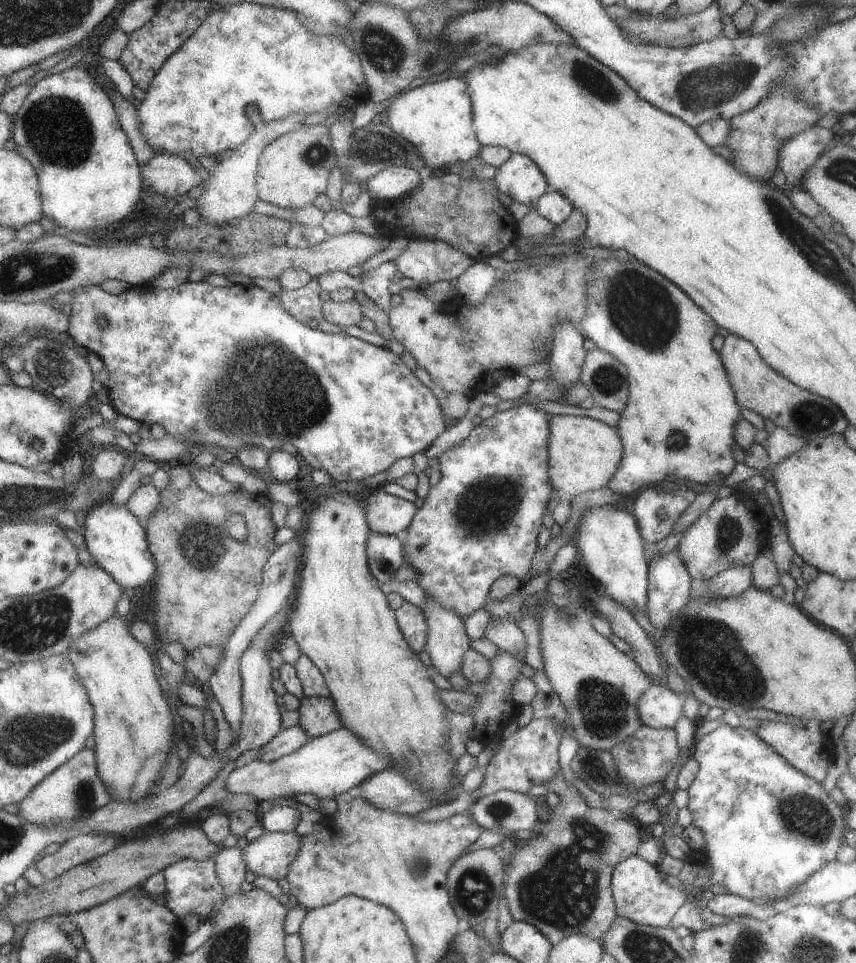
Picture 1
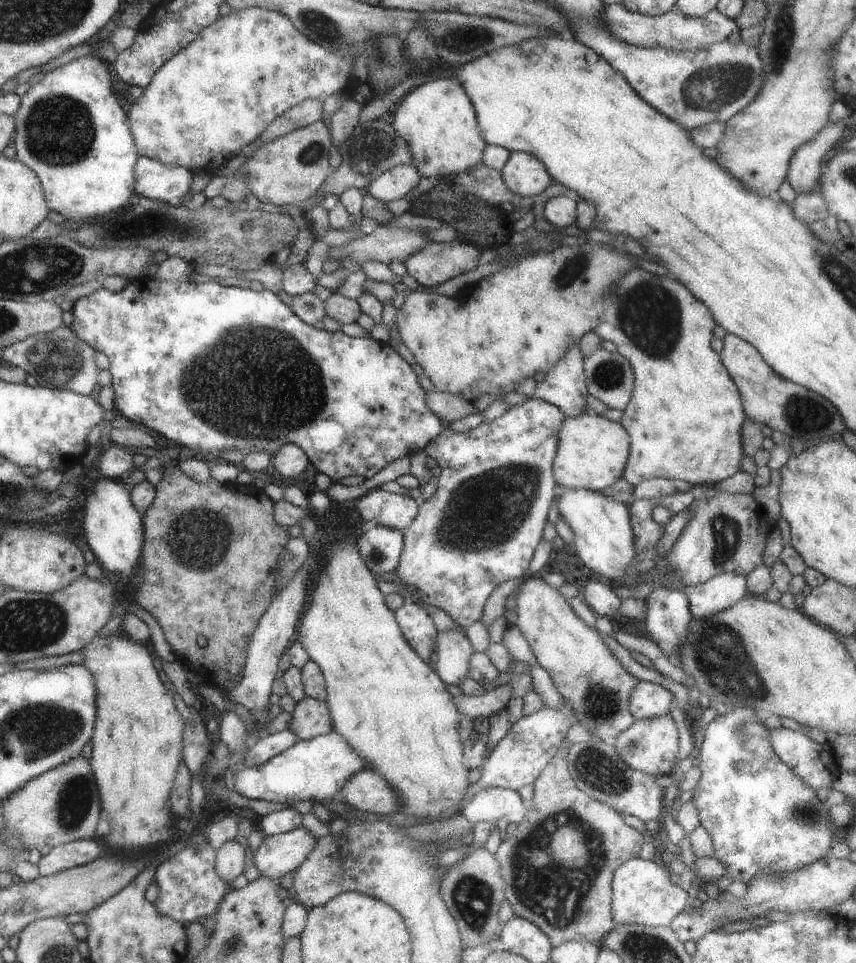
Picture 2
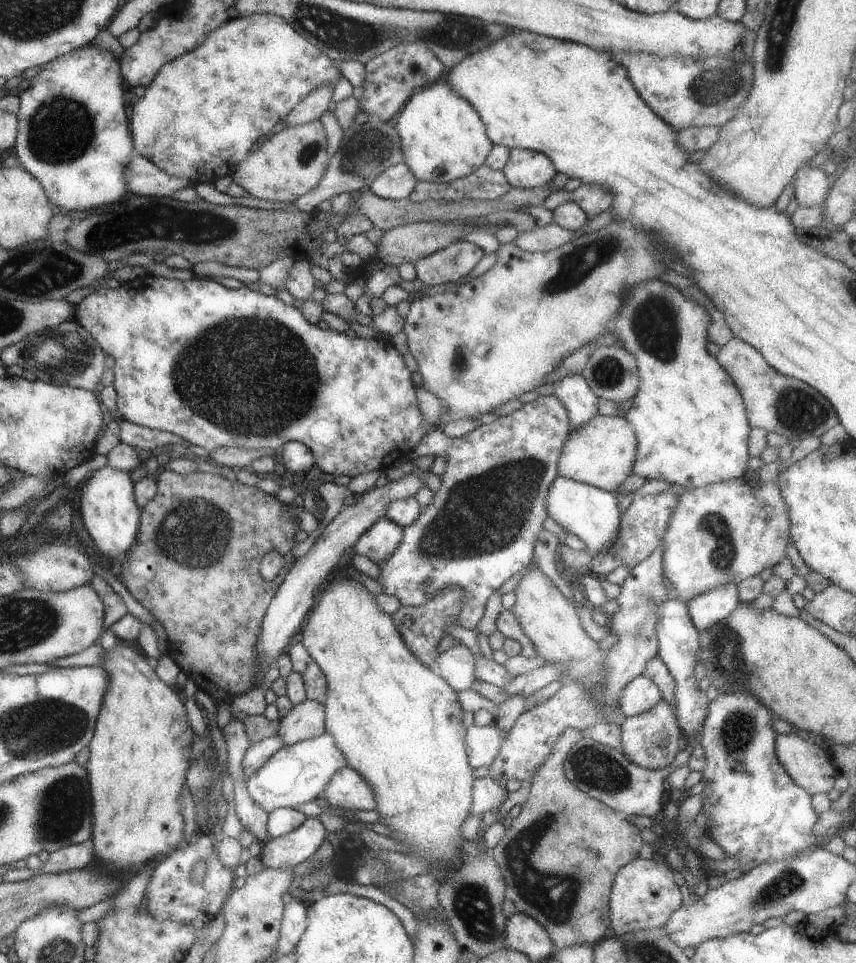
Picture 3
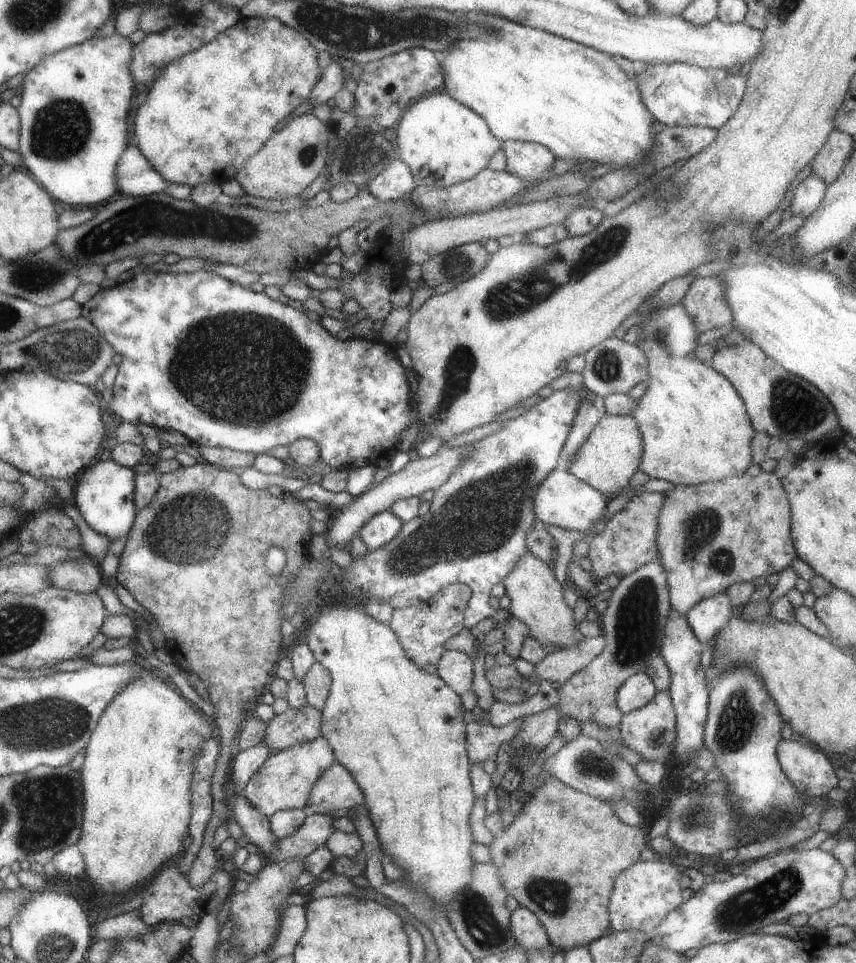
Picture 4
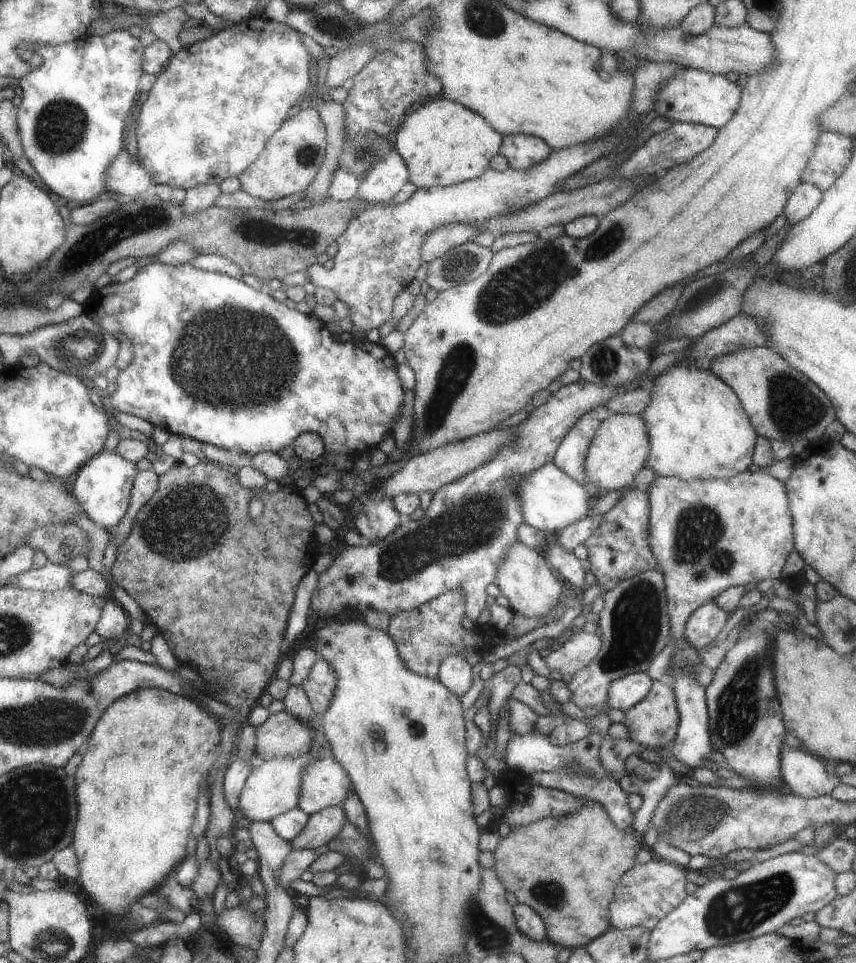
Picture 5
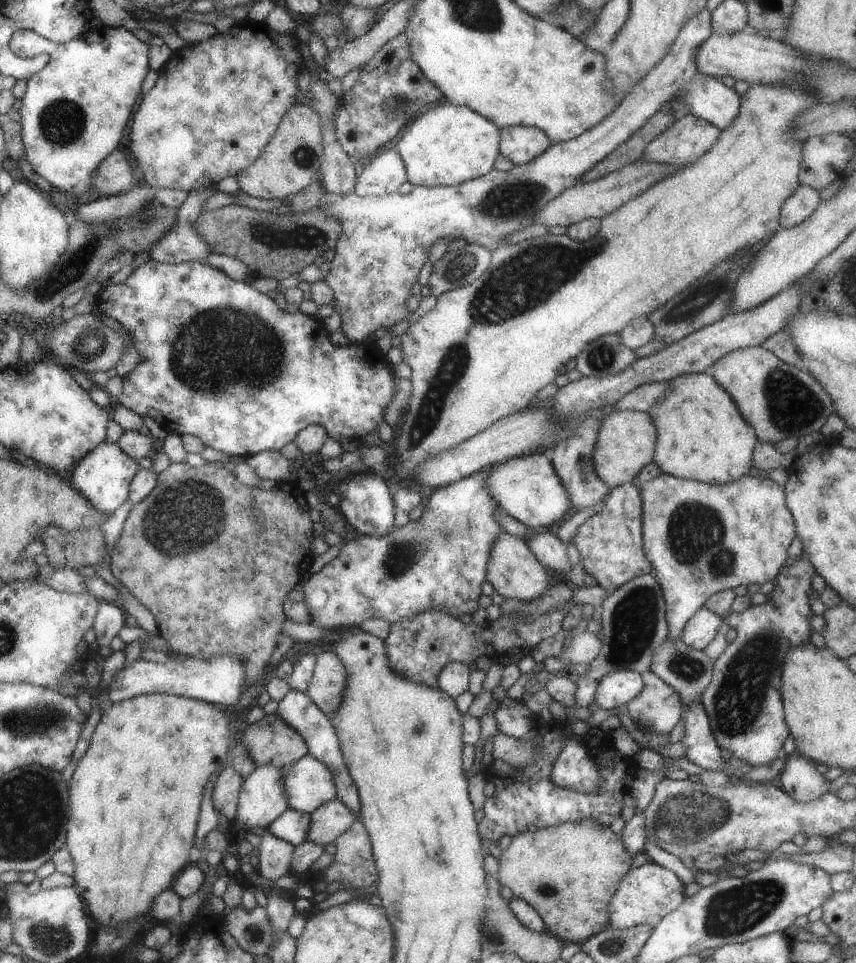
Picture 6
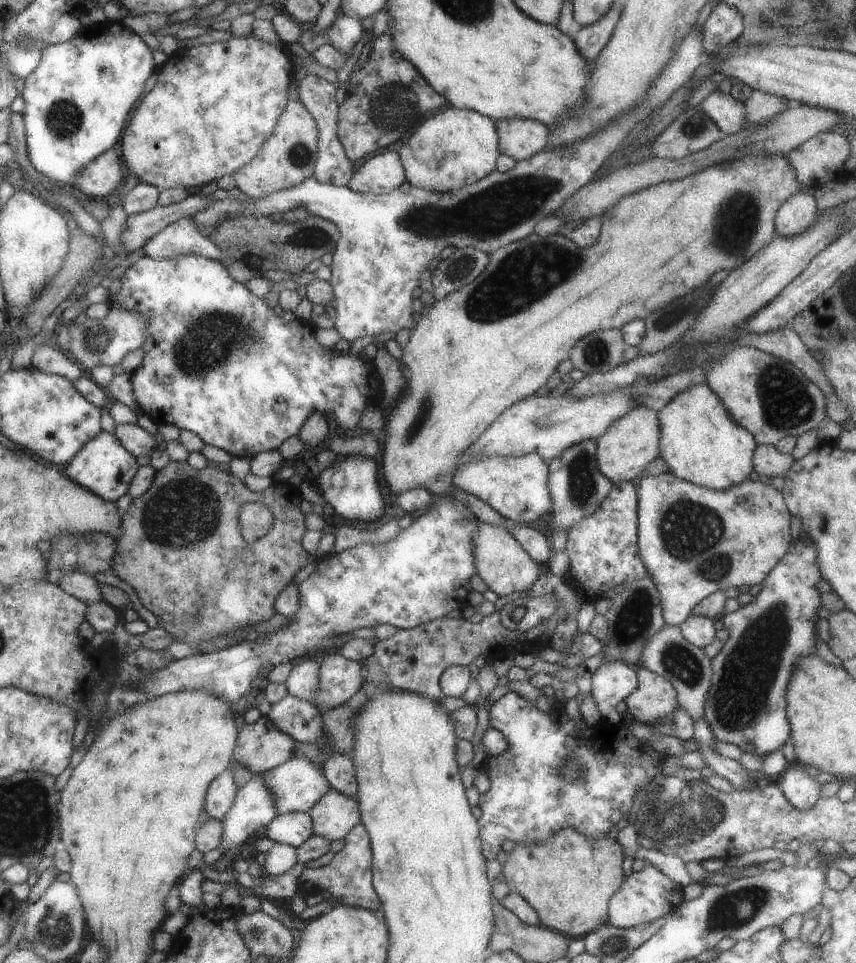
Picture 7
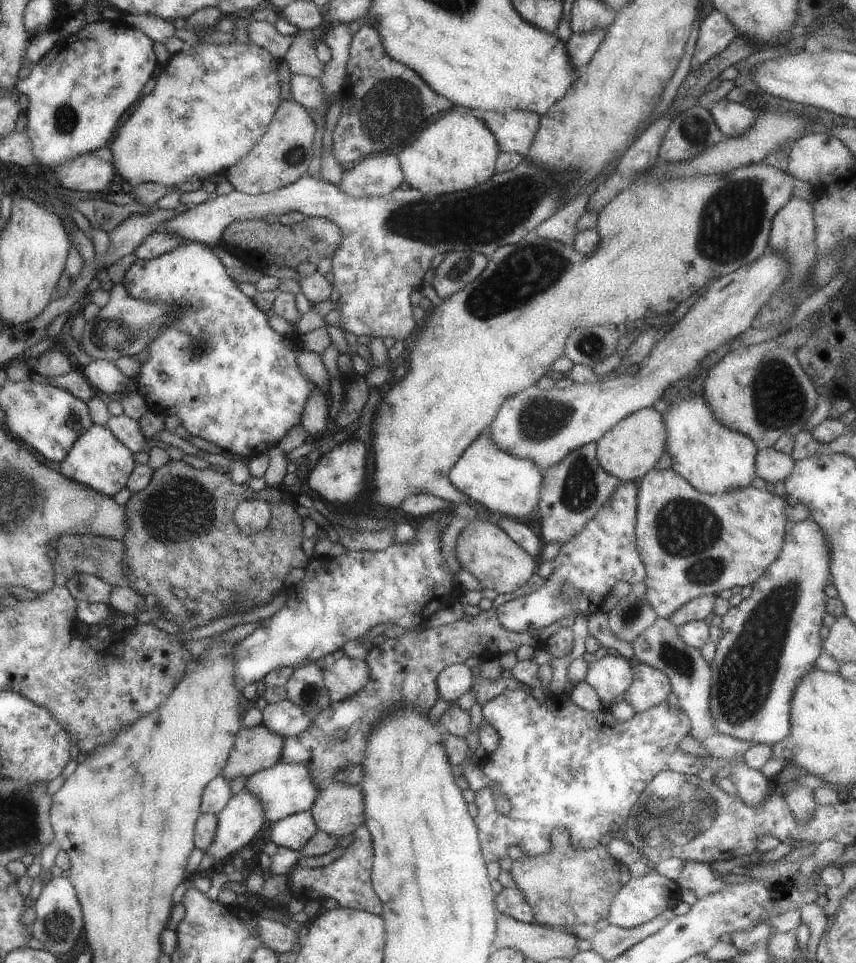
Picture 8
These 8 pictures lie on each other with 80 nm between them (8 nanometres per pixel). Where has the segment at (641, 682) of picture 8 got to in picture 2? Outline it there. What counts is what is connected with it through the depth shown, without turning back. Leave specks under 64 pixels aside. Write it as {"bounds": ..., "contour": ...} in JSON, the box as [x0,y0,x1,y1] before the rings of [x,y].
{"bounds":[611,714,677,775],"contour":[[[668,714],[634,720],[611,742],[618,757],[631,770],[648,775],[664,775],[675,766],[677,754],[677,726]]]}

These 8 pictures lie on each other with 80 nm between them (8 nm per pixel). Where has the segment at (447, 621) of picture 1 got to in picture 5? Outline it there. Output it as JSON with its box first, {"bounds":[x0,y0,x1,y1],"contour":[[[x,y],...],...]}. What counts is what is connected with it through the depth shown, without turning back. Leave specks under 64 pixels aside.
{"bounds":[436,655,473,697],"contour":[[[449,655],[439,664],[436,679],[448,688],[449,692],[460,697],[471,686],[473,674],[464,656]]]}

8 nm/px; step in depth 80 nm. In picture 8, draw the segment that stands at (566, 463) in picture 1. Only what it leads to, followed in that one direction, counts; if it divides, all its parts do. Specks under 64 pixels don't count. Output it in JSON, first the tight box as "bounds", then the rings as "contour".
{"bounds":[595,407,666,482],"contour":[[[645,407],[616,422],[595,442],[598,465],[612,477],[622,481],[637,482],[647,471],[653,469],[661,458],[666,445],[666,428],[662,414],[653,407]]]}

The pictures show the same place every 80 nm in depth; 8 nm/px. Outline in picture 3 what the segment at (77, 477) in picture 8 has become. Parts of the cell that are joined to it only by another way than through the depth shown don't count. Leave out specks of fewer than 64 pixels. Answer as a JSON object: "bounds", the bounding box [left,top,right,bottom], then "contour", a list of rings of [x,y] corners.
{"bounds":[79,465,140,564],"contour":[[[103,465],[95,469],[81,488],[79,506],[83,526],[88,532],[90,542],[93,542],[98,552],[104,554],[112,564],[122,561],[137,534],[140,508],[134,501],[132,486],[127,471],[118,471]]]}

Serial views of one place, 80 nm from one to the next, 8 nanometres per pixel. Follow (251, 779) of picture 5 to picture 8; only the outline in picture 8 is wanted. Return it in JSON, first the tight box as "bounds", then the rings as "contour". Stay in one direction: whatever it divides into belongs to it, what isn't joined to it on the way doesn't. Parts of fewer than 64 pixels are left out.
{"bounds":[203,788,263,860],"contour":[[[243,788],[216,814],[216,833],[203,853],[213,860],[231,856],[232,852],[251,842],[263,823],[260,802]]]}

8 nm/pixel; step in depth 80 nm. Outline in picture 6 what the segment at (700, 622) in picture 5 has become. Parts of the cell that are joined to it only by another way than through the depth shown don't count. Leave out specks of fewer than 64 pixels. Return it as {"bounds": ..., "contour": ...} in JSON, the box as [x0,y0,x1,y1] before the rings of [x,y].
{"bounds":[679,607,723,649],"contour":[[[699,607],[691,618],[684,622],[679,637],[688,647],[703,649],[713,640],[723,619],[717,613]]]}

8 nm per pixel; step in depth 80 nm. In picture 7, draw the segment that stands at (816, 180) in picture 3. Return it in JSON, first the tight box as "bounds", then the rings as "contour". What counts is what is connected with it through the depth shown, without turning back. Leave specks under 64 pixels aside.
{"bounds":[774,191,816,236],"contour":[[[797,191],[777,209],[774,216],[774,236],[798,235],[815,222],[816,216],[814,197]]]}

